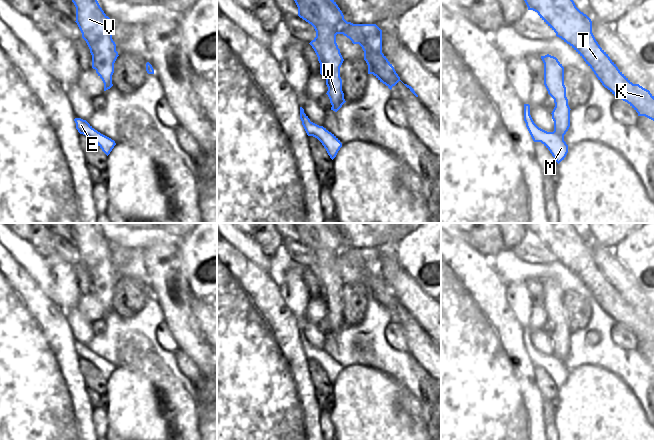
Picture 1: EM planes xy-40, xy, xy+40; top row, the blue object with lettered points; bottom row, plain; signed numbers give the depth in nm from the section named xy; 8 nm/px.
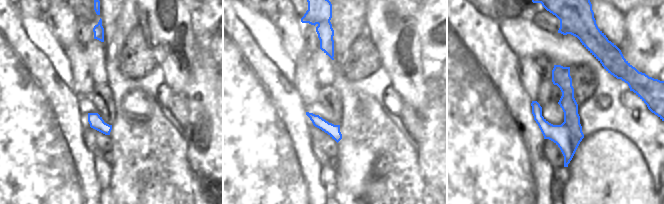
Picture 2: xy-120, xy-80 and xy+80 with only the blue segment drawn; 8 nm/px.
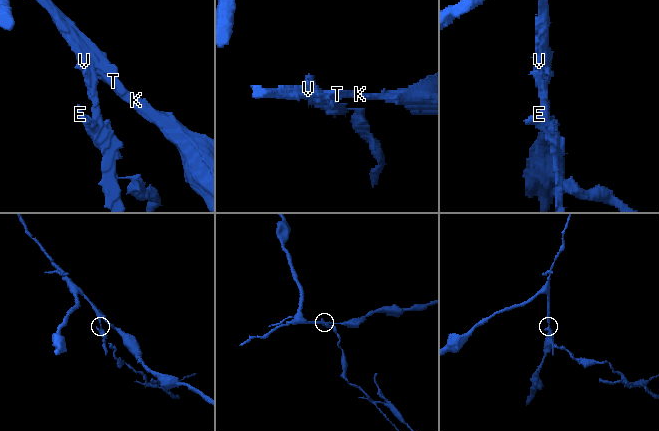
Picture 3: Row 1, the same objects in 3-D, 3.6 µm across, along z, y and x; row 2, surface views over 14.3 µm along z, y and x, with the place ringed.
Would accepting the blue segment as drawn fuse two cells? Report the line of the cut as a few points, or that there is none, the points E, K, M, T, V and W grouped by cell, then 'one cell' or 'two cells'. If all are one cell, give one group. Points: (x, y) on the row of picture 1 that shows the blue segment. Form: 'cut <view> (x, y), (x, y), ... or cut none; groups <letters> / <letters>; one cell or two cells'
cut xy-40 (114, 42), (114, 47), (105, 54), (105, 64), (95, 69); groups E M W / K T V; two cells

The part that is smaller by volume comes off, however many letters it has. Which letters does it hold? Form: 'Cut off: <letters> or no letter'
Cut off: E, M, W

